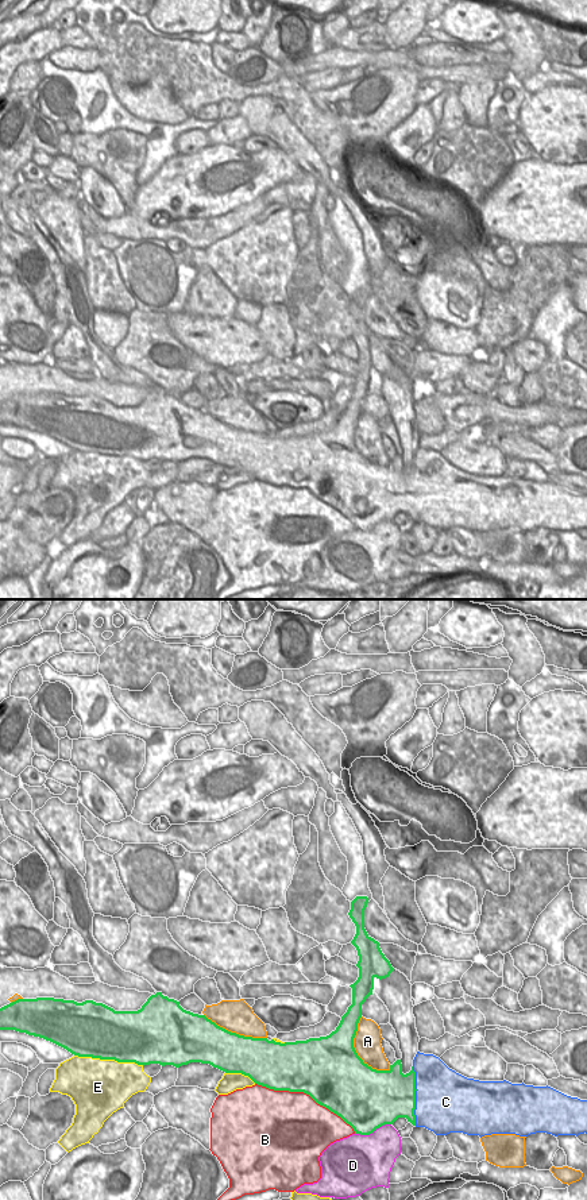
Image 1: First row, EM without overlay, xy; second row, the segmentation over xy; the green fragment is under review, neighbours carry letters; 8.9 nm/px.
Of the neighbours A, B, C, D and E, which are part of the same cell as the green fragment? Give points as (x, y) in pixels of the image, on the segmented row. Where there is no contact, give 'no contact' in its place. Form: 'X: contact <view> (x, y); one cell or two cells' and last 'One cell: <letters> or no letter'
A: contact xy (355, 1052); two cells
B: contact xy (306, 1094); two cells
C: contact xy (414, 1096); one cell
D: contact xy (373, 1131); two cells
E: contact xy (109, 1058); two cells
One cell: C

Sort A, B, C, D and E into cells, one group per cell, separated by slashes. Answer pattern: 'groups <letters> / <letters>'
groups A / B / C / D / E

